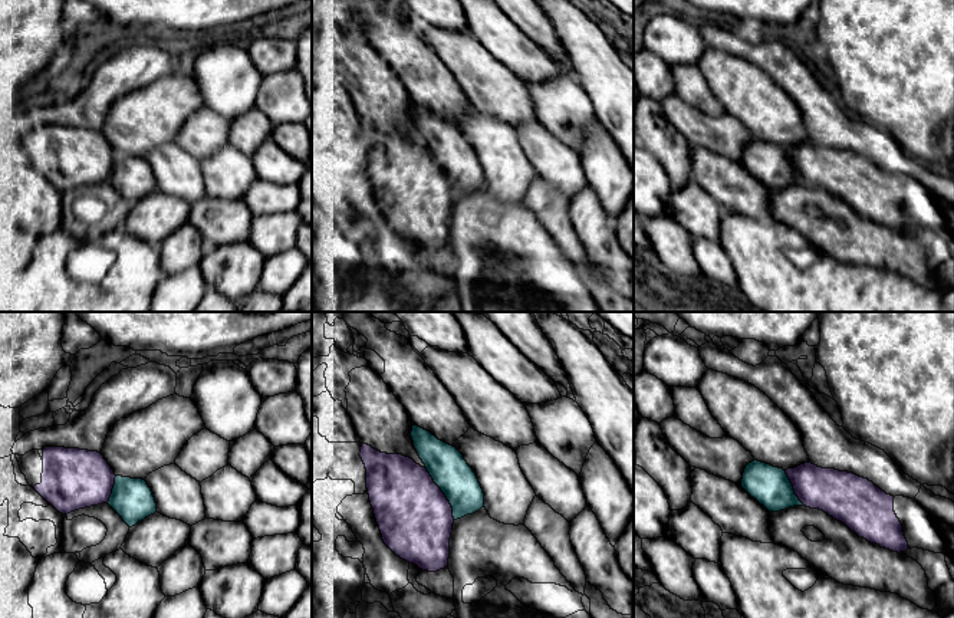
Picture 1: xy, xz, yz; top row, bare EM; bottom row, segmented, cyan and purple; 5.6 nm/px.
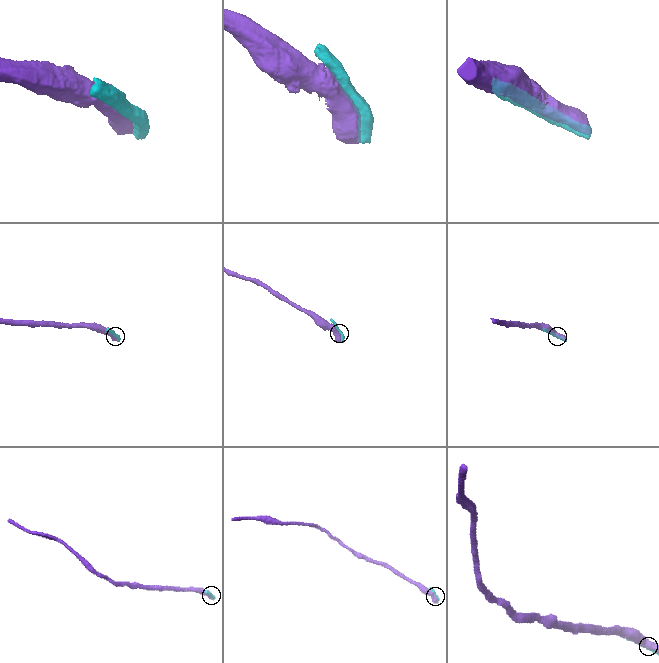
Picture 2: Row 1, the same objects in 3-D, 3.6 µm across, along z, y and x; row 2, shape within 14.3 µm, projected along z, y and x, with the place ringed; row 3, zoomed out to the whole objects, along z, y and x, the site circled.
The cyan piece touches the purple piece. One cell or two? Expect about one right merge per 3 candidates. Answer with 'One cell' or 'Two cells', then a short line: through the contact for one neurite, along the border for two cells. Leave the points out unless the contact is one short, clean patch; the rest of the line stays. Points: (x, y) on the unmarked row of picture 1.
Two cells

